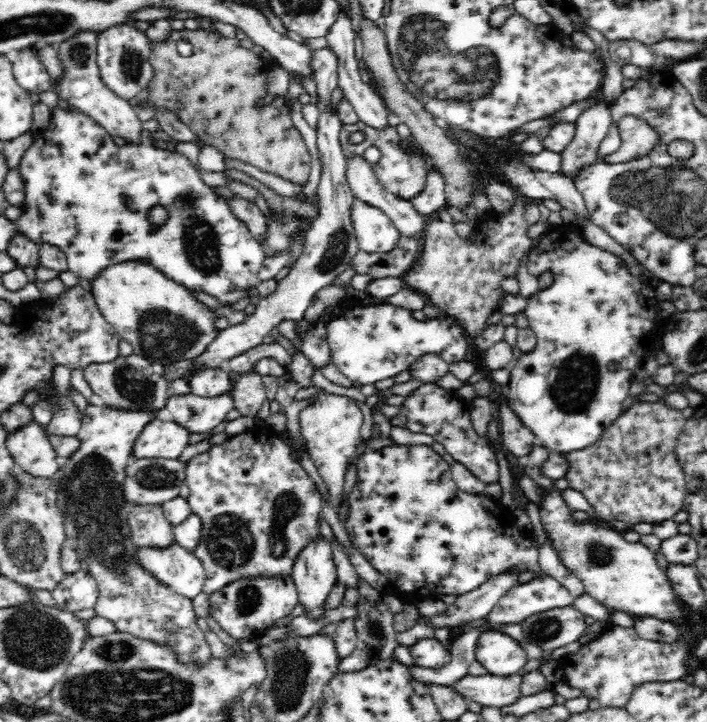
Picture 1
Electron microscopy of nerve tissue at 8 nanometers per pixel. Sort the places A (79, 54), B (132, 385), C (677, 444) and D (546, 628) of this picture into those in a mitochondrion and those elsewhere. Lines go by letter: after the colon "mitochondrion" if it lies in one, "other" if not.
A: mitochondrion
B: mitochondrion
C: other
D: mitochondrion

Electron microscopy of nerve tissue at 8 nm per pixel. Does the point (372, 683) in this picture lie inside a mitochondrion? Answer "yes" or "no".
no

